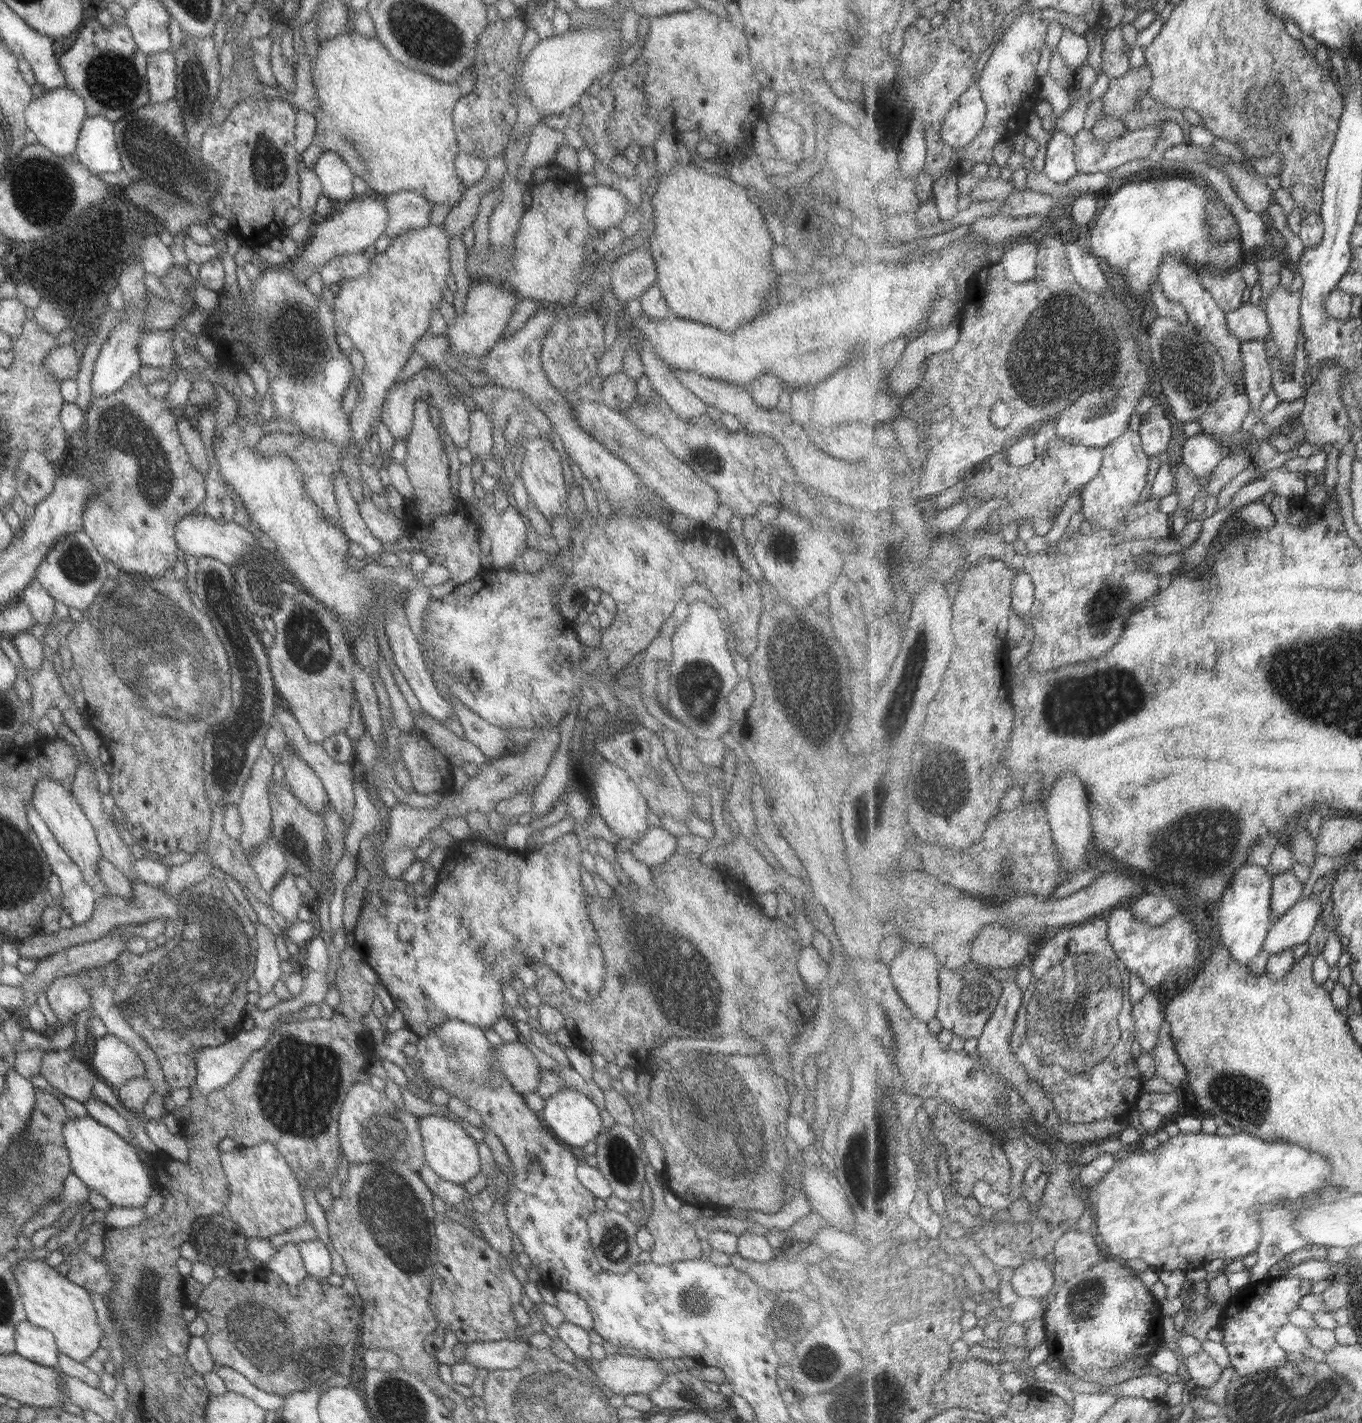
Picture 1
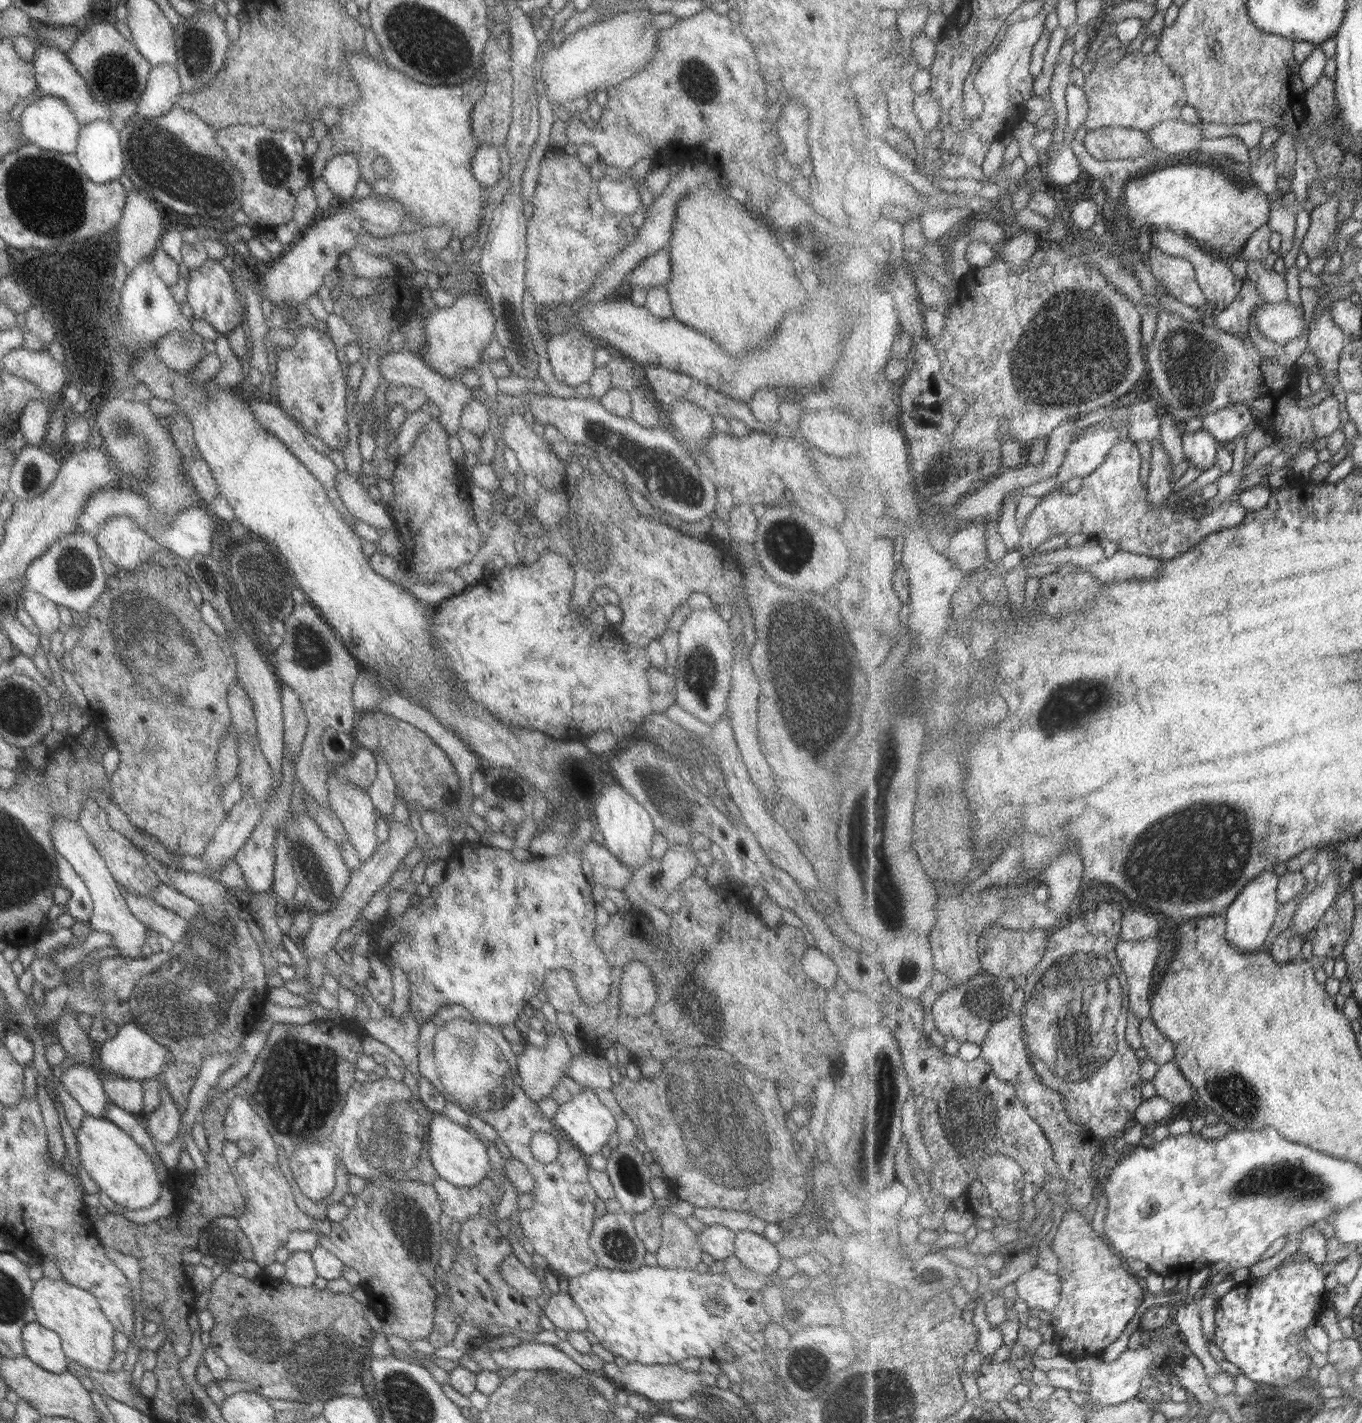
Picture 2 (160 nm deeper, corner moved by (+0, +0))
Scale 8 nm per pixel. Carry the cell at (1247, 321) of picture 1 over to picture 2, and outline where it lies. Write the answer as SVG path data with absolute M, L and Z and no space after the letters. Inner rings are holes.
M1289 301L1257 306L1256 322L1269 340L1279 344L1287 344L1301 338L1309 327L1305 324L1303 309L1290 304Z

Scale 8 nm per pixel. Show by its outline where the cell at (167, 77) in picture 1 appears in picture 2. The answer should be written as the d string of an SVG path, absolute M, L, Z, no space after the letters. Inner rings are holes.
M171 65L151 67L146 85L137 101L133 117L155 118L177 104L181 87L176 69Z

